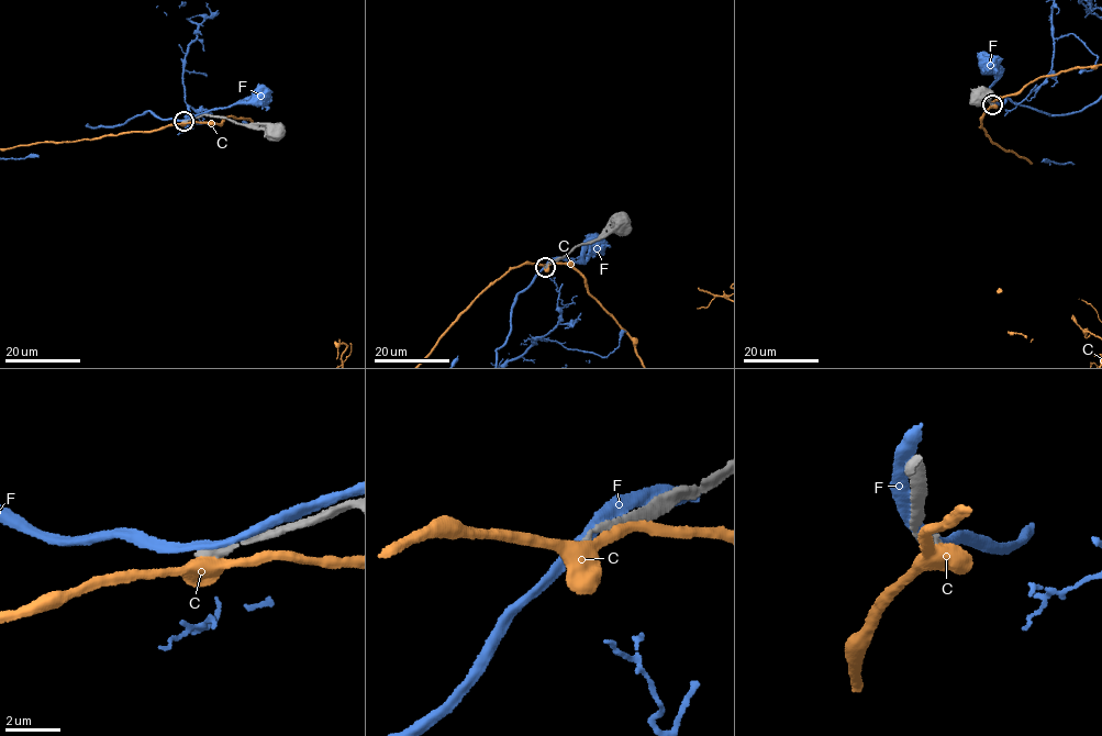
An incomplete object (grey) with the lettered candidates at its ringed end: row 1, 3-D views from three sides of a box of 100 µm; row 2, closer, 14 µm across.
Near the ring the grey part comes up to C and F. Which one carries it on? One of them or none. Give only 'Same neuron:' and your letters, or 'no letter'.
Same neuron: no letter

